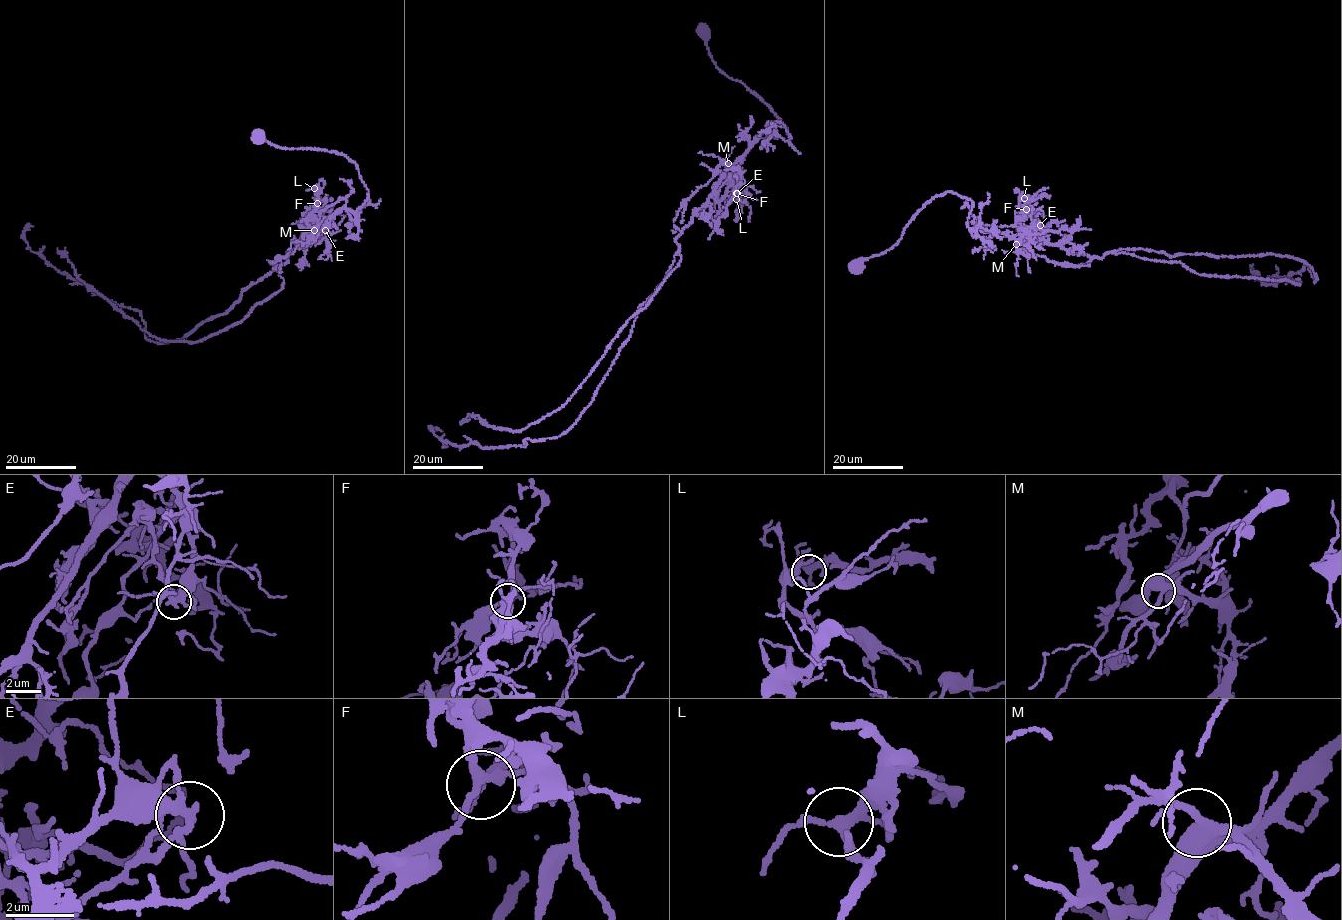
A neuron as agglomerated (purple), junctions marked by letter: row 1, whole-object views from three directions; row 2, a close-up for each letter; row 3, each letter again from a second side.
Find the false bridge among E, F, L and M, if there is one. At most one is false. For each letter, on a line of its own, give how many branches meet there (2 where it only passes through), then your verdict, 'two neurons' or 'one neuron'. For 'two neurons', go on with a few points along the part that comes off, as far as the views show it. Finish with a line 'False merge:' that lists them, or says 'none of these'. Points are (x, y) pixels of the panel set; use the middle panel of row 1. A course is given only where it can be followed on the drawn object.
E: branches 5; two neurons; course (737, 193), (731, 176), (736, 173), (736, 192), (741, 191), (737, 199), (737, 218), (734, 220)
F: branches 5; one neuron
L: branches 5; one neuron
M: branches 5; one neuron
False merge: E

